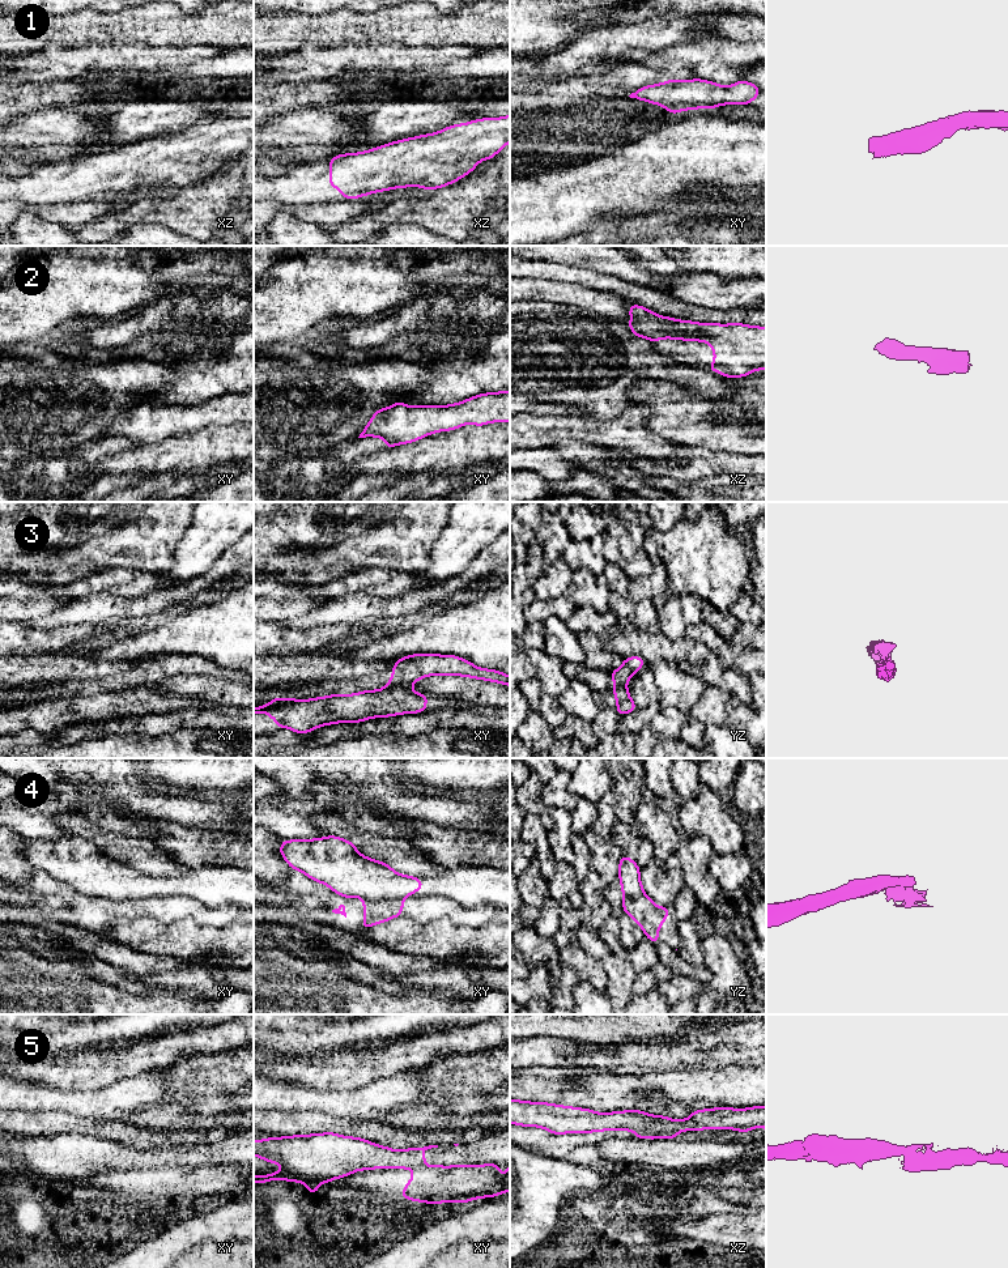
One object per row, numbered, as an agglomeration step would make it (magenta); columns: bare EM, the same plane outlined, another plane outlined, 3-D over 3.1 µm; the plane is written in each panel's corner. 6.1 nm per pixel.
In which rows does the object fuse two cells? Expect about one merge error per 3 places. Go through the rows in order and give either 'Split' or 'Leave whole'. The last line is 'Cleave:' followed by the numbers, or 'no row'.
1: Leave whole
2: Leave whole
3: Split
4: Split
5: Split
Cleave: 3, 4, 5

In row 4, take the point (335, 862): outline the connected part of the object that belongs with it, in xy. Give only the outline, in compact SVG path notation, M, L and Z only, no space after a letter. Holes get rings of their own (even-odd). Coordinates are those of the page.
M340 837L282 841L280 854L297 869L340 895L367 898L404 898L424 886L418 877L400 875L388 864L358 852Z

